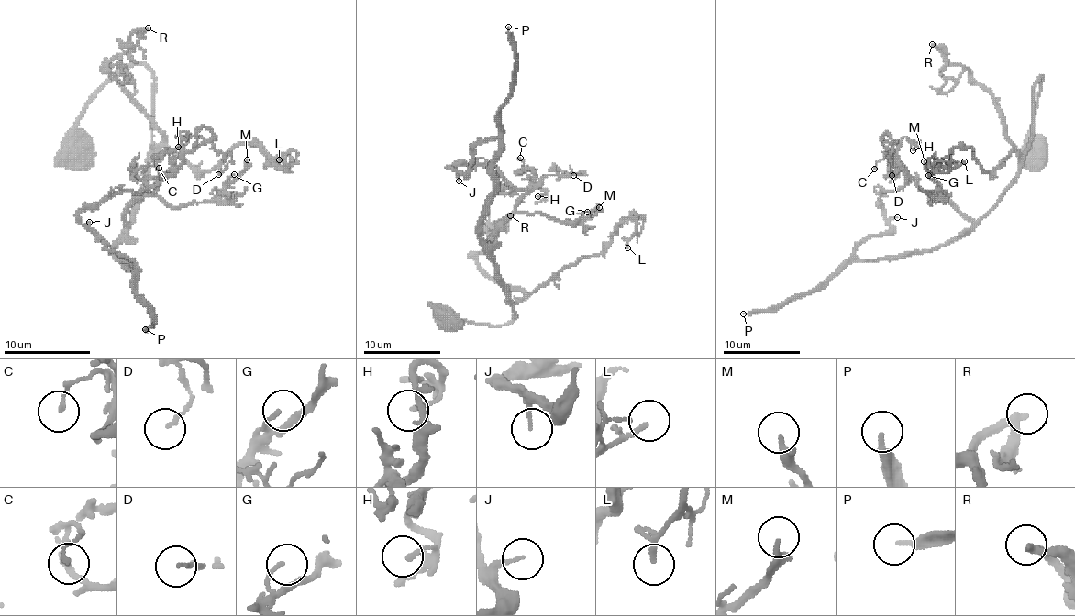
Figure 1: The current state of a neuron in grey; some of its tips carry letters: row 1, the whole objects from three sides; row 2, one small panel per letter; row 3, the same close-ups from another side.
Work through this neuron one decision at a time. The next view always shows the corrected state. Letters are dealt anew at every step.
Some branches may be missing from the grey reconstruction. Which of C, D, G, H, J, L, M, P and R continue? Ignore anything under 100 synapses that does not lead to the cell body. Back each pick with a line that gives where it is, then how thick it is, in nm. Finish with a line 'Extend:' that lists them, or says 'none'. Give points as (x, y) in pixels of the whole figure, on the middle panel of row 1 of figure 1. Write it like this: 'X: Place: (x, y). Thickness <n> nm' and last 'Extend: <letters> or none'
P: Place: (508, 27). Thickness 240 nm
Extend: P

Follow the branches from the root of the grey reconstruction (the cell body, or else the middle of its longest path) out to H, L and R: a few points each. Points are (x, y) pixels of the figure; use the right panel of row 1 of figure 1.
H: (1036, 152), (1030, 125), (1041, 77), (1018, 177), (976, 221), (913, 181), (897, 163), (903, 137), (913, 150)
L: (1036, 152), (1041, 77), (1030, 148), (991, 171), (955, 148), (936, 169), (964, 161)
R: (1036, 152), (1030, 125), (1044, 79), (1034, 84), (1034, 133), (1022, 156), (997, 102), (932, 44)

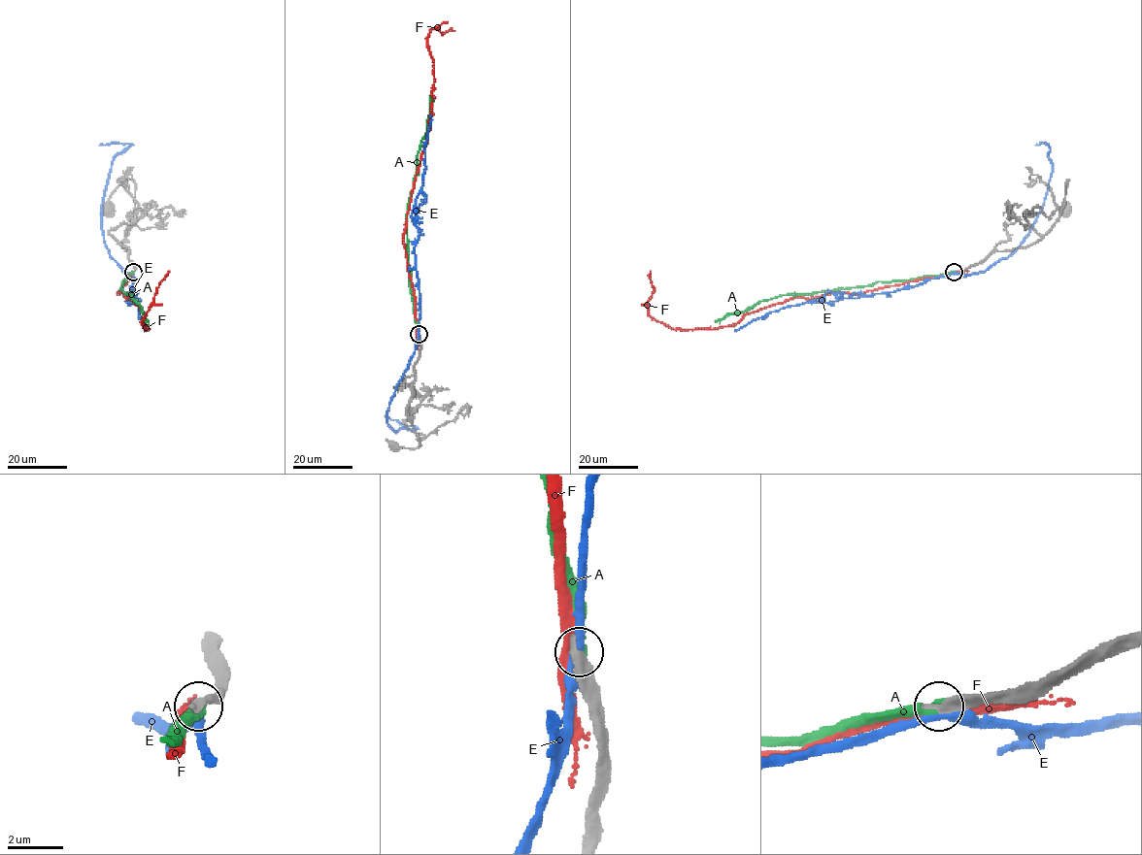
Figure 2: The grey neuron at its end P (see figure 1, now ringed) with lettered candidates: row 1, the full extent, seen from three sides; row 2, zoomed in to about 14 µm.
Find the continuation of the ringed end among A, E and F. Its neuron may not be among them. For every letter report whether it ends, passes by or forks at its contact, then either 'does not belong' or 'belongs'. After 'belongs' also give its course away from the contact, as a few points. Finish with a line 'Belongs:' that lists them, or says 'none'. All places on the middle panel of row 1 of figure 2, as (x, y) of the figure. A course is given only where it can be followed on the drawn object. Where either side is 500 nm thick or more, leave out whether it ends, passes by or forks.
A: it ends | belongs | via (419, 334), (410, 286), (406, 214), (418, 151), (426, 132), (430, 95)
E: does not belong
F: it passes by | does not belong
Belongs: A

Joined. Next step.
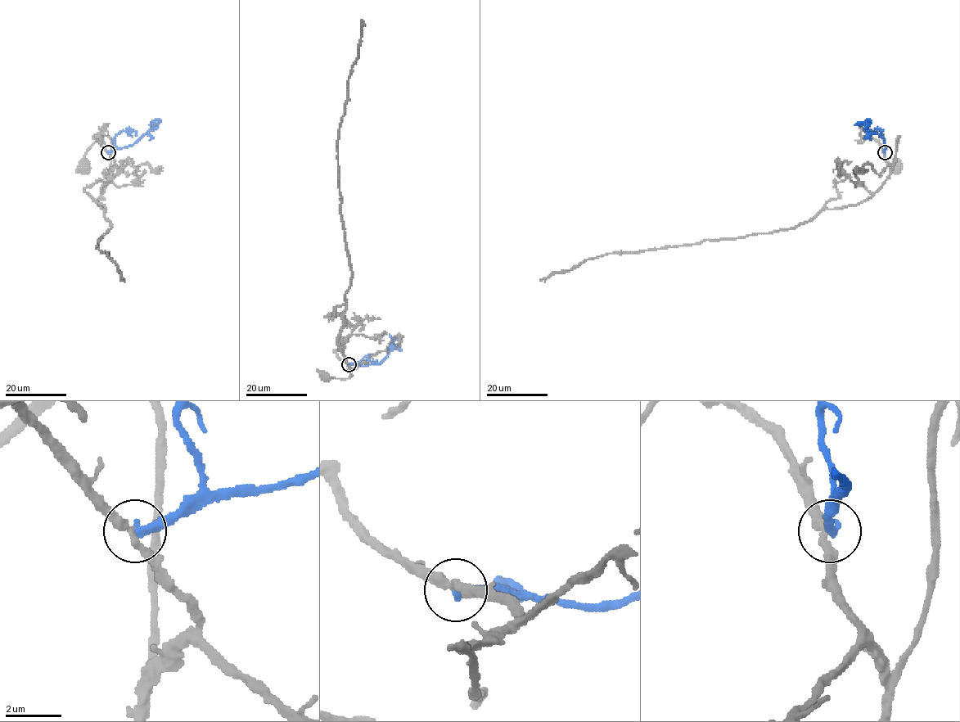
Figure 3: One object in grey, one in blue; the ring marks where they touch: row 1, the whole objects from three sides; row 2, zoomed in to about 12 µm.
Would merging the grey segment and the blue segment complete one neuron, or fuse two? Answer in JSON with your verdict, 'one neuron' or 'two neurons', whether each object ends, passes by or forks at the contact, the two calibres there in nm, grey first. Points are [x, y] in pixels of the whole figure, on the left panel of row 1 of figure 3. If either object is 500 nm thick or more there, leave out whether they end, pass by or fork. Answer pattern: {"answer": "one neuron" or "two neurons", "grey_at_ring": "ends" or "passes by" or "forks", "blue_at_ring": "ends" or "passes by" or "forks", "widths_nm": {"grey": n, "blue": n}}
{"answer": "two neurons", "grey_at_ring": "passes by", "blue_at_ring": "ends", "widths_nm": {"grey": 300, "blue": 340}}

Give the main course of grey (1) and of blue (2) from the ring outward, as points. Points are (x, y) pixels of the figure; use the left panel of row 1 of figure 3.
1: (108, 152), (114, 162), (110, 167), (111, 140), (107, 136), (101, 137), (84, 155), (81, 163), (83, 164)
2: (108, 152), (133, 145), (151, 128), (152, 122), (156, 119), (159, 121), (155, 127)

